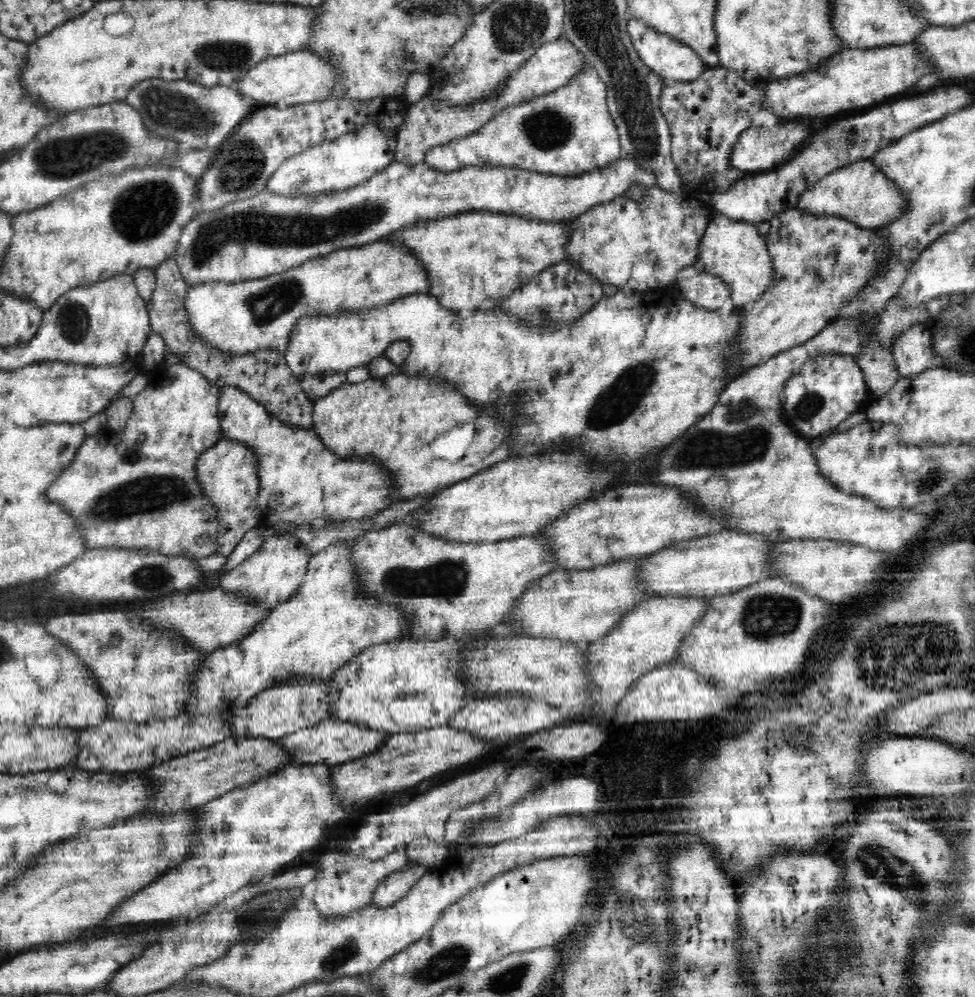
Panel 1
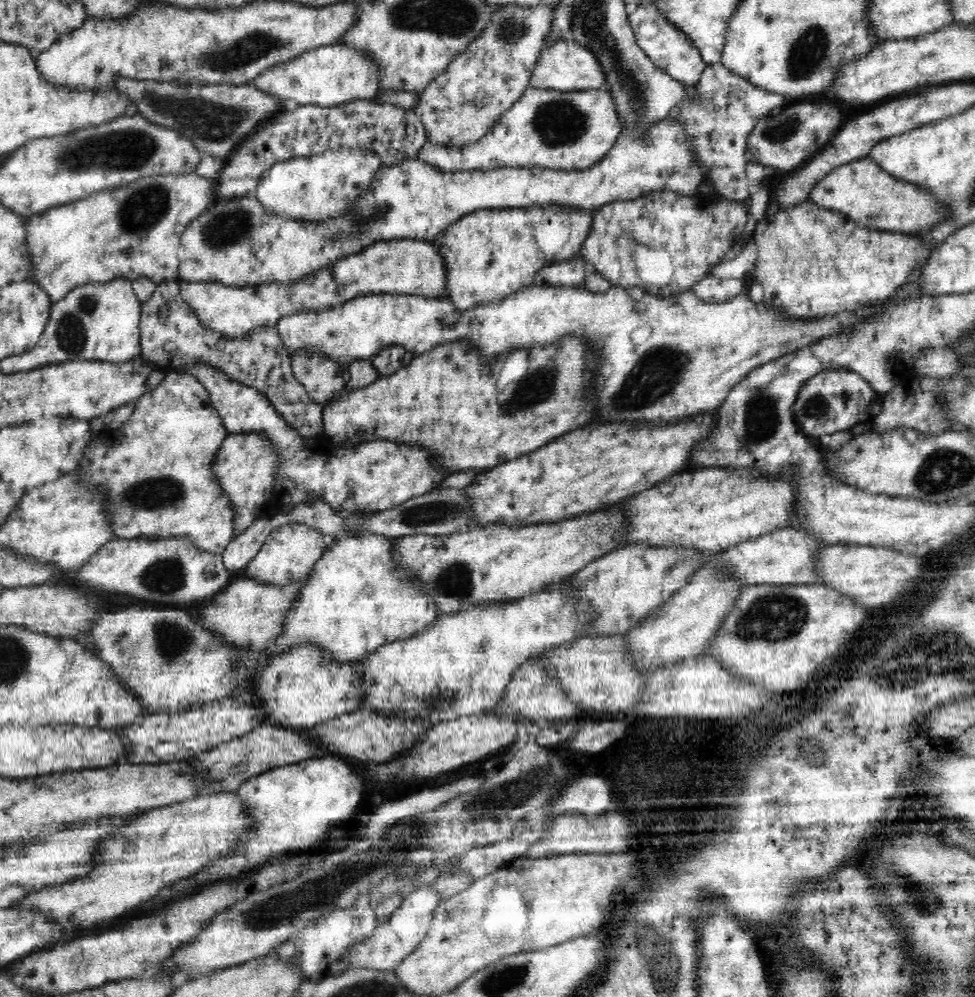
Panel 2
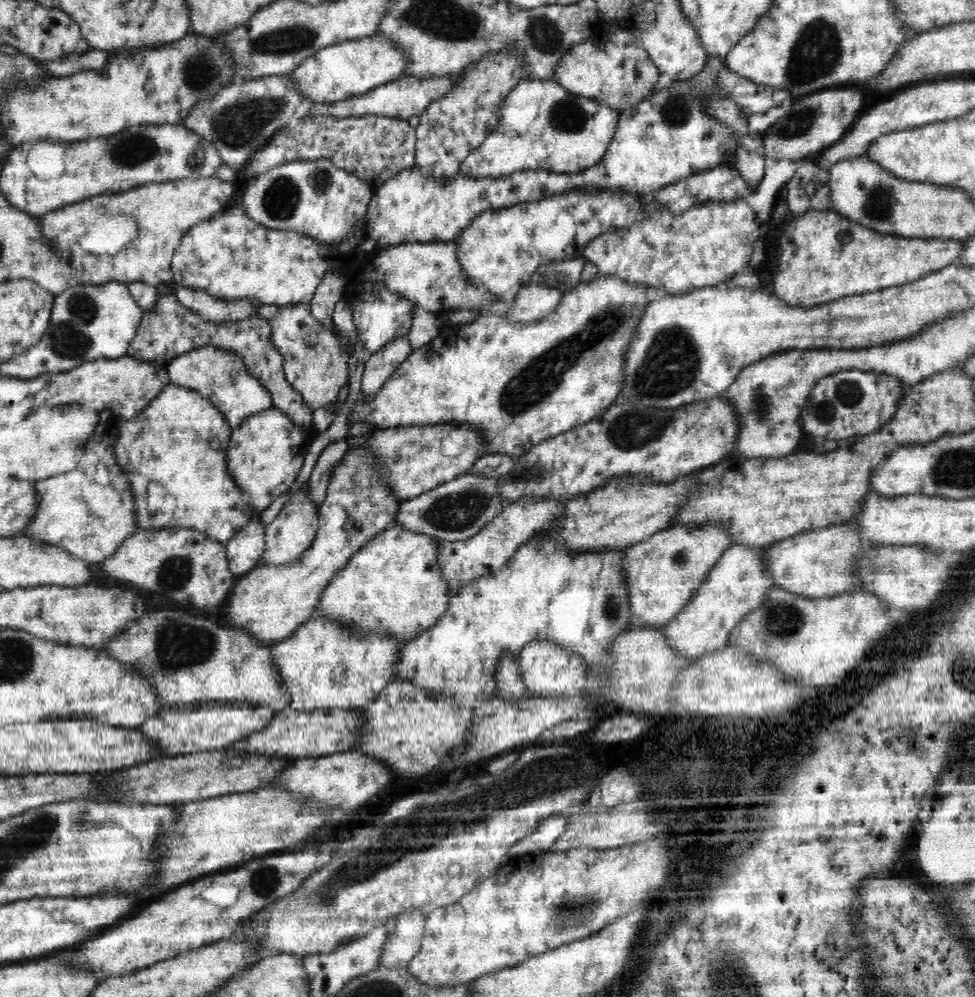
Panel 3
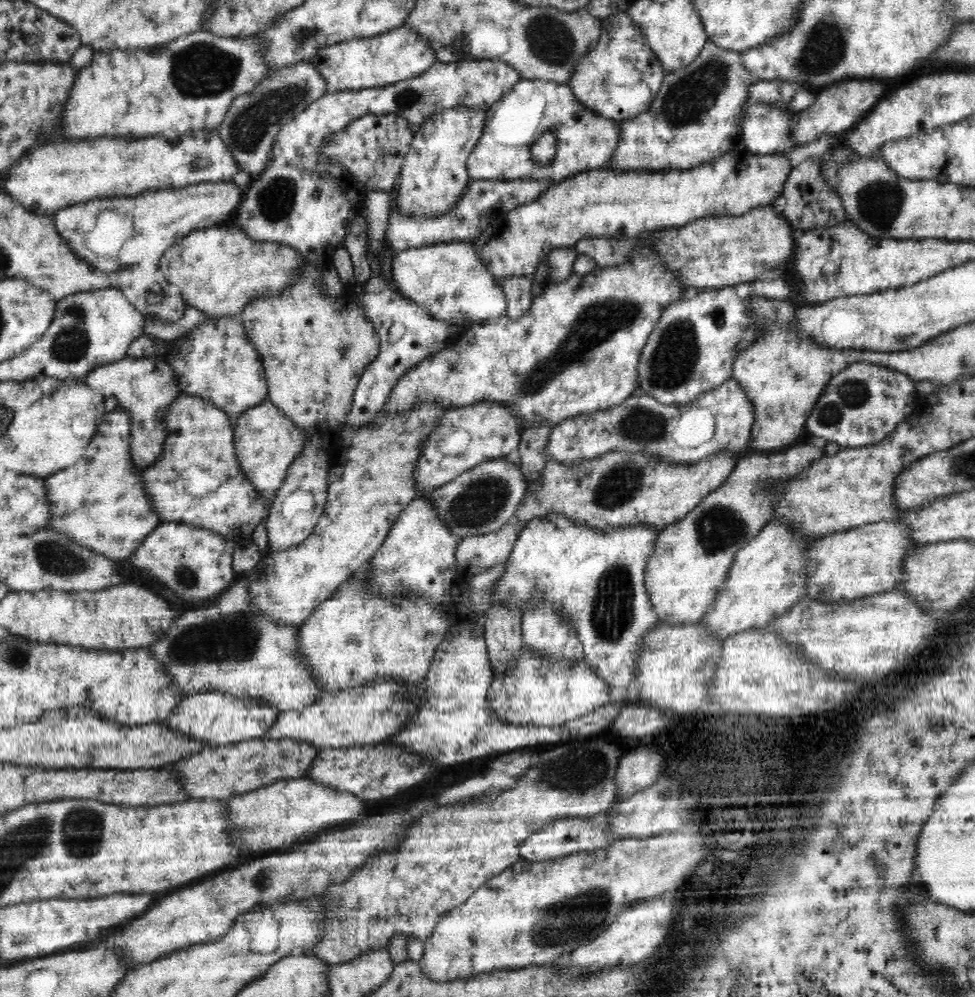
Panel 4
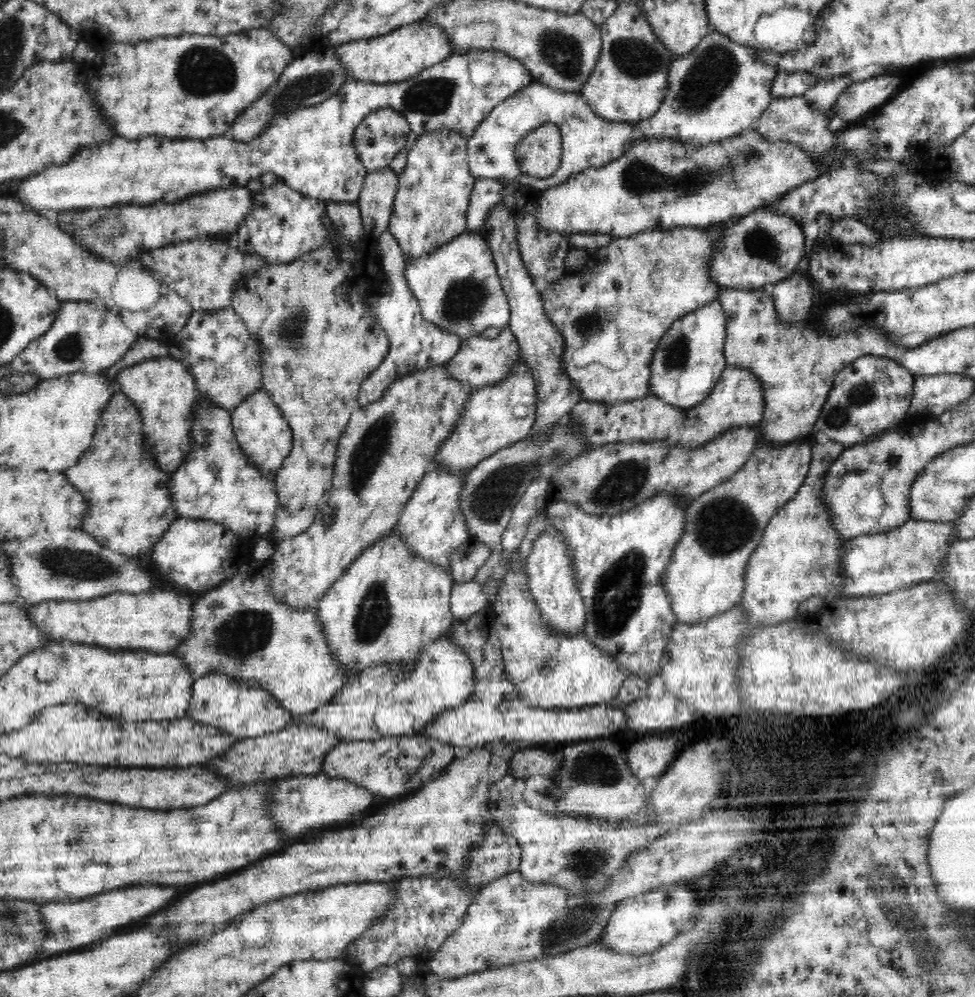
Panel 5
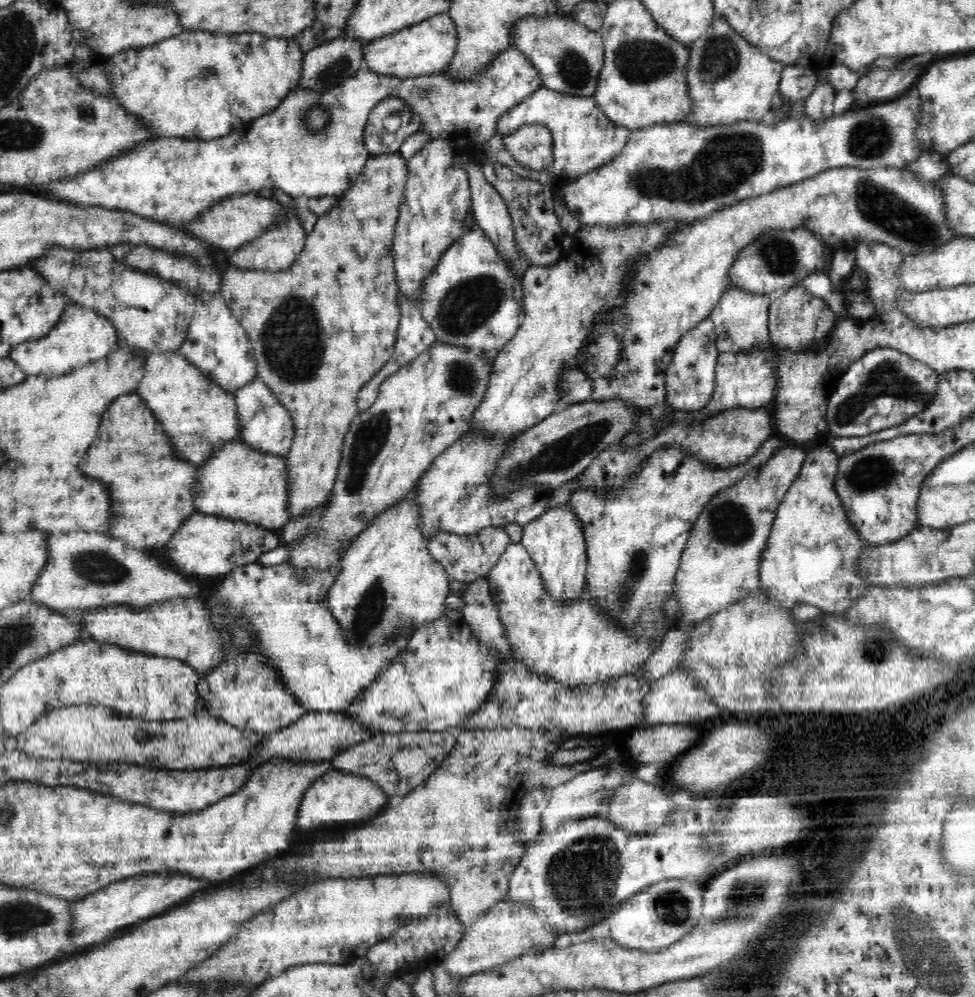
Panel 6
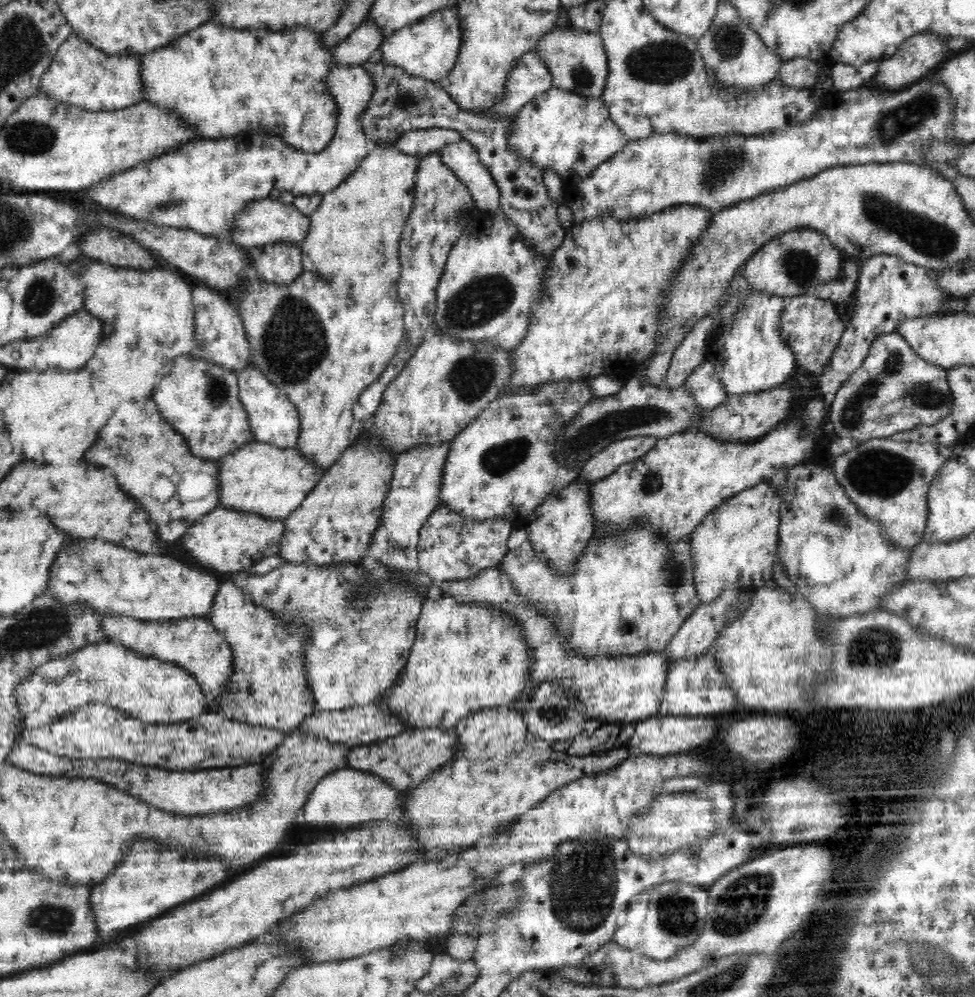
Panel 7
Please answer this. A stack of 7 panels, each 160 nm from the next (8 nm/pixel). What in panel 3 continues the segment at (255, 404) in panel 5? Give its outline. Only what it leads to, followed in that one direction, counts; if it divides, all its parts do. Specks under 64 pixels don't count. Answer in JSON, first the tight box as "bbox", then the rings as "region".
{"bbox":[226,406,315,519],"region":[[[275,406],[244,418],[240,426],[232,429],[226,451],[227,467],[234,482],[243,490],[255,519],[290,489],[314,438],[315,433],[296,426],[284,410]]]}

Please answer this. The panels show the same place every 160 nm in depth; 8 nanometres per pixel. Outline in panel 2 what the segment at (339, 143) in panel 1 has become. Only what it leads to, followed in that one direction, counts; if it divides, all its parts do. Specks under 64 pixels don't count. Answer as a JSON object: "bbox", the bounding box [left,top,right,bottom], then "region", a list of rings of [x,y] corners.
{"bbox":[254,147,381,222],"region":[[[342,147],[327,151],[274,164],[257,182],[254,196],[258,203],[268,213],[284,219],[318,222],[341,217],[370,188],[381,161],[375,152],[368,149]]]}

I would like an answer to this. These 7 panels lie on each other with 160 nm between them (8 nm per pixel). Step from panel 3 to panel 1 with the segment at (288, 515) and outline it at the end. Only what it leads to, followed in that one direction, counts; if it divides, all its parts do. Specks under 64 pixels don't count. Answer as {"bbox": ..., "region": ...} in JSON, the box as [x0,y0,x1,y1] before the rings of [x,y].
{"bbox":[218,535,311,609],"region":[[[294,535],[270,536],[252,556],[248,556],[242,564],[220,576],[218,584],[226,592],[251,594],[249,598],[258,606],[273,609],[286,602],[304,582],[311,556],[307,544],[300,542]]]}

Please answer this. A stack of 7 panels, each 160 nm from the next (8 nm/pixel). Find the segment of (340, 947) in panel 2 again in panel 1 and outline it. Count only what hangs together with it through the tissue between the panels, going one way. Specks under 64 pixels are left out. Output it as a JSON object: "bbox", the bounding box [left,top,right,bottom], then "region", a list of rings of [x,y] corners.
{"bbox":[314,853,388,921],"region":[[[334,853],[331,857],[324,857],[319,866],[319,882],[315,891],[314,905],[324,915],[324,919],[336,921],[340,917],[351,915],[352,913],[359,913],[367,906],[373,904],[373,894],[378,885],[388,878],[388,856],[382,856],[376,860],[368,860],[367,858],[354,857],[343,853]]]}

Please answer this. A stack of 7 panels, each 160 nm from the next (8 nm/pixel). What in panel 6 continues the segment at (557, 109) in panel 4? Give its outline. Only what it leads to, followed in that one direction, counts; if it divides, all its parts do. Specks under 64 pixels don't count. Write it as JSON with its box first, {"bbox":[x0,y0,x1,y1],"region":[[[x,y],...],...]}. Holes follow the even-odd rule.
{"bbox":[483,87,630,183],"region":[[[542,87],[498,119],[497,133],[487,143],[483,142],[483,150],[486,155],[493,155],[502,165],[508,166],[516,174],[525,178],[552,183],[564,177],[570,183],[582,174],[606,165],[619,156],[619,152],[628,142],[630,133],[630,130],[616,126],[599,108],[593,97],[563,94]],[[531,124],[546,125],[552,135],[554,161],[550,168],[544,171],[522,166],[510,155],[504,144],[505,136],[512,136],[521,126]]]}

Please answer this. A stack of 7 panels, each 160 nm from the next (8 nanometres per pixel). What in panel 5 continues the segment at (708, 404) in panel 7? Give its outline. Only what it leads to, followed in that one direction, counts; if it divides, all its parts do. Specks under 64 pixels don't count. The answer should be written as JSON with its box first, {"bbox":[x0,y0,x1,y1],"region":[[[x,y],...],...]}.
{"bbox":[649,300,726,409],"region":[[[717,300],[674,322],[653,354],[649,382],[653,394],[678,408],[689,409],[702,404],[726,368],[724,336],[726,315]]]}

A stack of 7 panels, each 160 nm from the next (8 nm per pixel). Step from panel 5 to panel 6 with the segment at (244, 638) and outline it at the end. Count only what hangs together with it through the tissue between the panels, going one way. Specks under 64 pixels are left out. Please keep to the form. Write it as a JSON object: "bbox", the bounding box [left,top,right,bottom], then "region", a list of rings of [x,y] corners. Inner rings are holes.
{"bbox":[207,563,411,712],"region":[[[259,563],[256,564],[248,564],[247,566],[236,568],[236,570],[232,570],[228,575],[224,576],[223,581],[215,588],[215,592],[212,596],[207,597],[207,608],[211,612],[211,620],[214,623],[215,628],[219,628],[220,633],[222,633],[222,637],[224,637],[224,645],[225,654],[228,655],[228,650],[230,650],[231,641],[229,640],[229,631],[226,629],[226,625],[224,625],[224,613],[220,613],[220,610],[235,610],[235,614],[241,614],[247,622],[249,622],[249,631],[250,635],[254,637],[258,637],[259,648],[265,652],[265,655],[269,658],[270,664],[275,666],[283,681],[285,682],[286,688],[291,690],[297,699],[299,700],[300,706],[306,708],[308,711],[312,710],[315,712],[320,711],[344,711],[348,708],[358,695],[366,690],[370,685],[373,685],[375,678],[387,667],[393,663],[393,660],[407,647],[411,636],[409,634],[404,634],[401,636],[398,641],[390,641],[389,643],[384,644],[368,644],[368,646],[354,646],[353,644],[348,643],[348,639],[346,639],[346,635],[344,635],[344,631],[342,630],[341,624],[337,621],[337,618],[333,616],[331,613],[328,601],[327,594],[330,590],[330,587],[336,582],[338,576],[340,576],[340,572],[342,572],[342,566],[331,567],[326,571],[320,571],[316,569],[312,569],[309,567],[308,569],[301,569],[298,571],[296,567],[292,567],[290,565],[282,564],[280,566],[270,566],[270,568],[262,567]],[[212,606],[217,606],[215,611],[212,611]]]}

